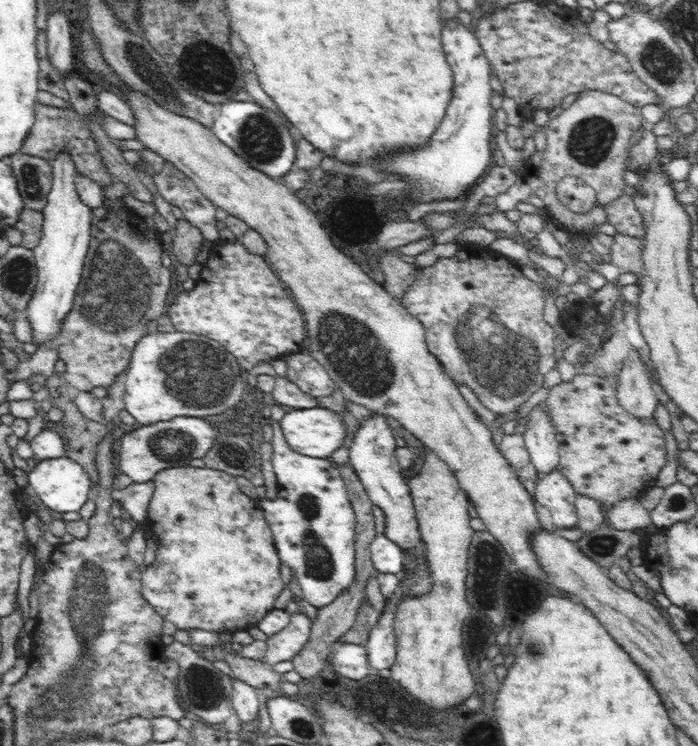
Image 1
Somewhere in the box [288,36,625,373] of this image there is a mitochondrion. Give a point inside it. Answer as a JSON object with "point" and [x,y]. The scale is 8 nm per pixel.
{"point":[590,141]}

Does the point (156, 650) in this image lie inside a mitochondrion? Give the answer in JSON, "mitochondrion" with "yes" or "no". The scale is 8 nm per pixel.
{"mitochondrion":"no"}

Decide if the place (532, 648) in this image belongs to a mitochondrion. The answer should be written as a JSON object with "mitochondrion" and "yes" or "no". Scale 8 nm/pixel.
{"mitochondrion":"yes"}

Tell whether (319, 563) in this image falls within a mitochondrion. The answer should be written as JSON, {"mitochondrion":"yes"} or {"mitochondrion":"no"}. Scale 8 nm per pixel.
{"mitochondrion":"yes"}

